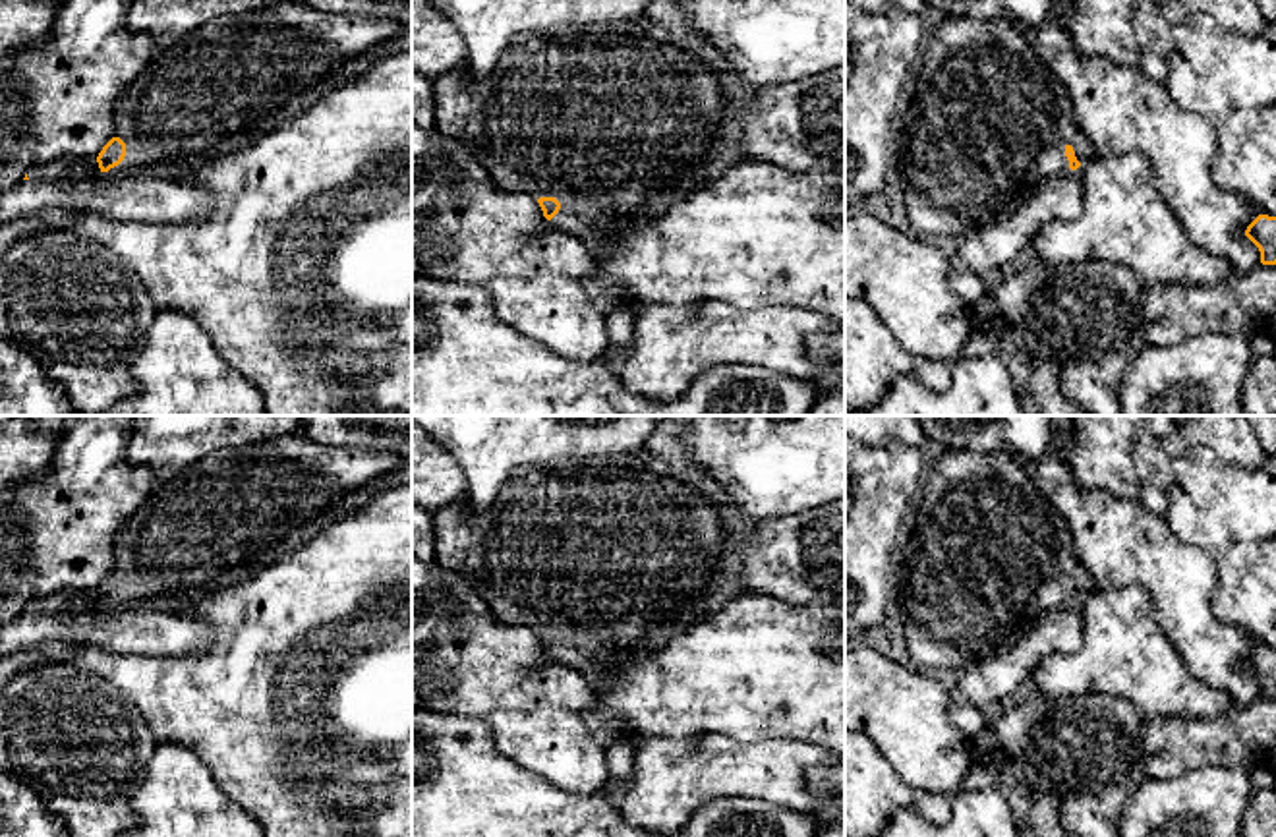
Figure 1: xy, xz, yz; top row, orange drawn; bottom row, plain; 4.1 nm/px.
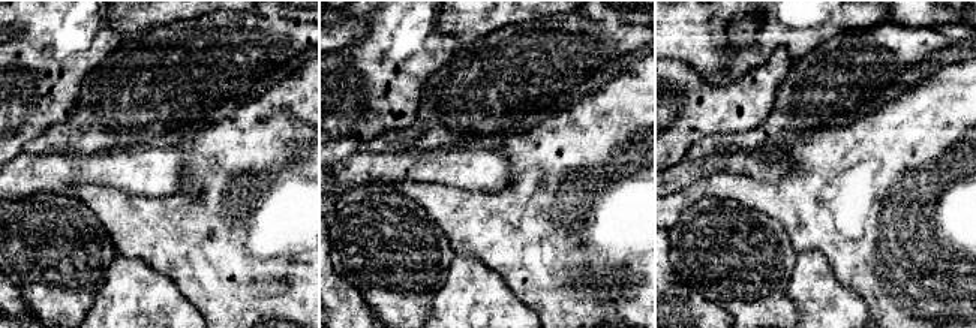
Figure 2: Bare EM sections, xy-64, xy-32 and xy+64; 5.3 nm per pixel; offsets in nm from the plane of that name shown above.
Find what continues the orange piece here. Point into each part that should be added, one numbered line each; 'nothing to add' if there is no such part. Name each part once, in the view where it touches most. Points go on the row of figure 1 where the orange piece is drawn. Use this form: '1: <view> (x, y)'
1: yz (986, 124)

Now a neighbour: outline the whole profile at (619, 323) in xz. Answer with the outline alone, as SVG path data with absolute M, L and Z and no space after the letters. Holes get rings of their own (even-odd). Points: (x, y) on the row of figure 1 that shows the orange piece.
M619 307L605 315L605 327L613 348L630 352L636 340L634 323L640 307Z

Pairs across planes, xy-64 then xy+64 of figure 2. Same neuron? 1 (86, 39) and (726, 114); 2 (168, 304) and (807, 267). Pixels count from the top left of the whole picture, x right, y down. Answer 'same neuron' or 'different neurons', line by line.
1: same neuron
2: same neuron

